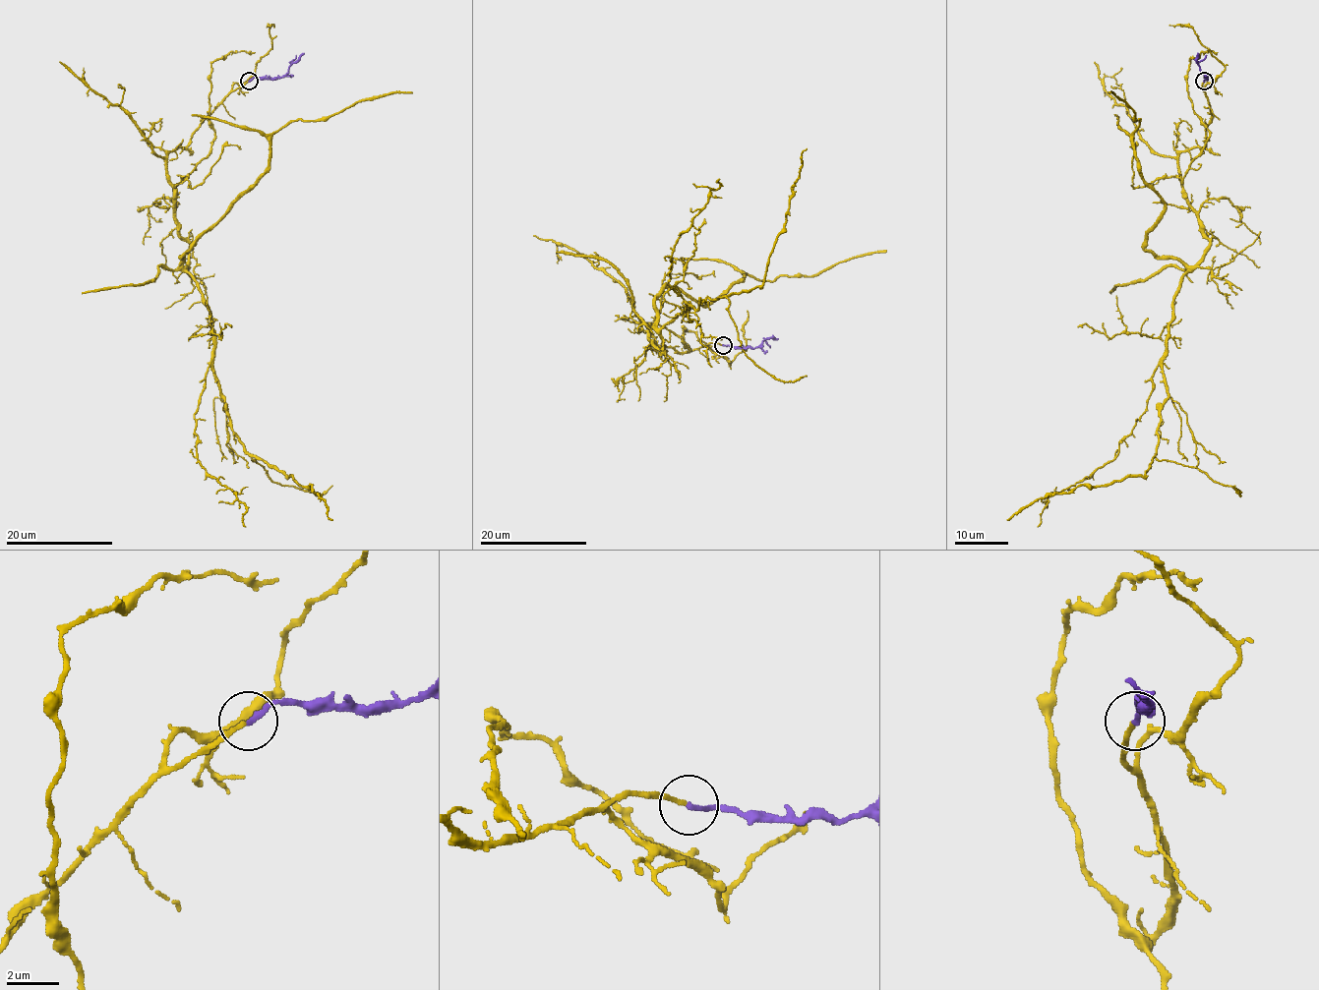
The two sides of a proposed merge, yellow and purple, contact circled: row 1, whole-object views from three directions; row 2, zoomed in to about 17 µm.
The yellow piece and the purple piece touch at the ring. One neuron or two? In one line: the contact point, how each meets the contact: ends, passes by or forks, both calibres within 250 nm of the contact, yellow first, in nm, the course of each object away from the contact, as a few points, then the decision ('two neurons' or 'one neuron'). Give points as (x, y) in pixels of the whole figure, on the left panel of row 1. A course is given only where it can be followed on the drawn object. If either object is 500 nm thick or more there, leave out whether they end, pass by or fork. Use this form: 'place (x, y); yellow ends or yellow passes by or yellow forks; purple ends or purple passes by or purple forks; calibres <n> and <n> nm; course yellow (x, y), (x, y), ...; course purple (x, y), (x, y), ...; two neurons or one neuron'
place (249, 81); yellow ends; purple ends; calibres 170 and 200 nm; course yellow (248, 82), (167, 155), (167, 180), (232, 432), (312, 487), (331, 519); course purple (248, 82), (254, 78), (281, 78), (304, 53); one neuron

